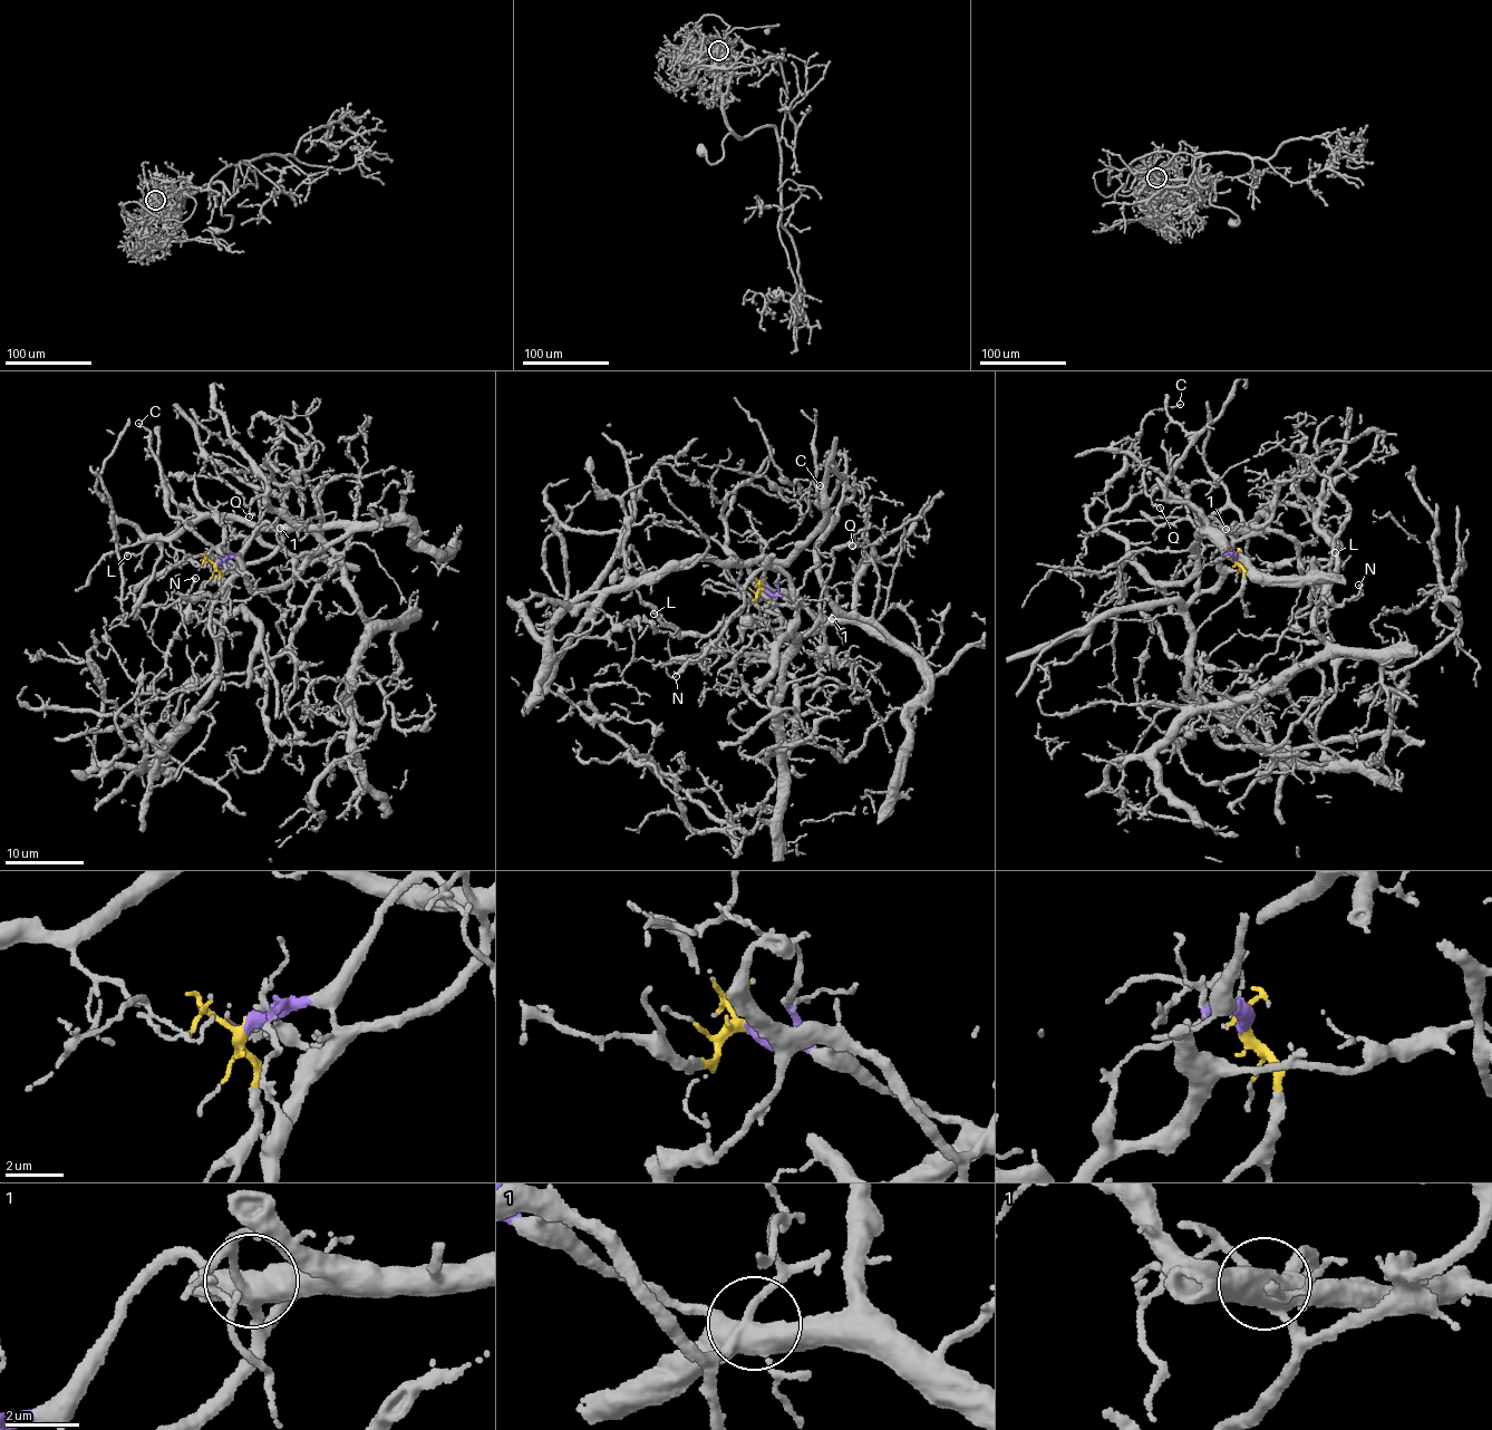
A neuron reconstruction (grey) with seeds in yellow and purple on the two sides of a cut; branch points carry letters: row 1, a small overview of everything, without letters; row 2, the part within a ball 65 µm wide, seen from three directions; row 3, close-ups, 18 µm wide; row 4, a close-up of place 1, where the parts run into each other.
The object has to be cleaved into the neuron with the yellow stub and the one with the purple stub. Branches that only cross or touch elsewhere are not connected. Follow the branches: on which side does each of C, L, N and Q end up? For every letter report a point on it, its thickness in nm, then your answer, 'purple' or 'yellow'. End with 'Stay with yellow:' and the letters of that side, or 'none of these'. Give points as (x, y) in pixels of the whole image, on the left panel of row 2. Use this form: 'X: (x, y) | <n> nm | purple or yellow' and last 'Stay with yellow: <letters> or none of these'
C: (138, 423) | 90 nm | purple
L: (127, 556) | 130 nm | purple
N: (195, 578) | 130 nm | purple
Q: (249, 517) | 70 nm | purple
Stay with yellow: none of these

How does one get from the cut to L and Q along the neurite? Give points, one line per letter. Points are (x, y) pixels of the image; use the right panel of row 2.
L: (1234, 559), (1232, 523), (1266, 528), (1270, 520), (1266, 511), (1282, 504), (1292, 504), (1338, 539), (1335, 553)
Q: (1234, 559), (1230, 554), (1236, 525), (1218, 530), (1209, 527), (1194, 509), (1158, 488), (1151, 496), (1160, 508)

